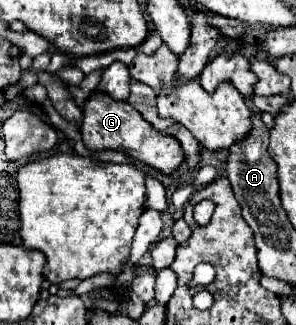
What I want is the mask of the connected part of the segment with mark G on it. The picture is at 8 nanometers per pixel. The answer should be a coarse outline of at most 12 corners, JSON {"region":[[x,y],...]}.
{"region":[[86,100],[80,134],[92,152],[122,150],[164,174],[184,160],[130,102]]}

